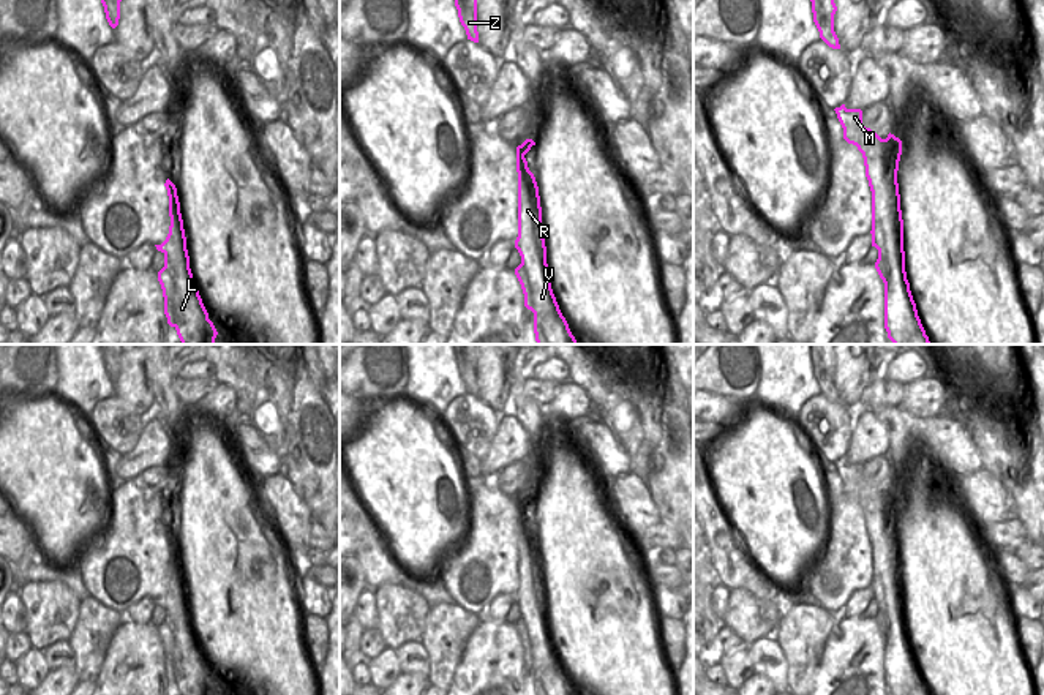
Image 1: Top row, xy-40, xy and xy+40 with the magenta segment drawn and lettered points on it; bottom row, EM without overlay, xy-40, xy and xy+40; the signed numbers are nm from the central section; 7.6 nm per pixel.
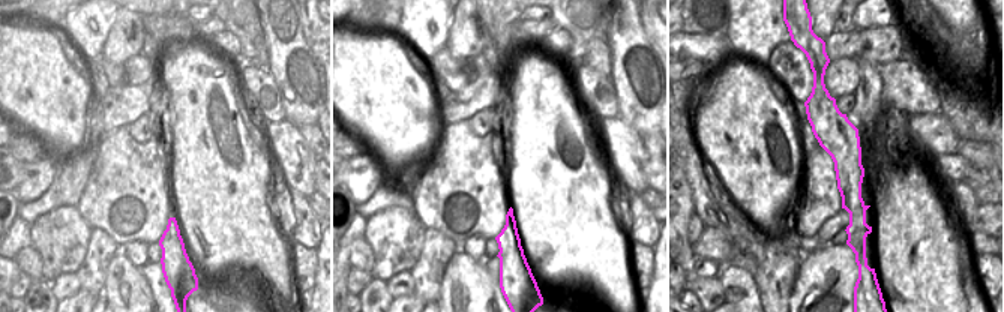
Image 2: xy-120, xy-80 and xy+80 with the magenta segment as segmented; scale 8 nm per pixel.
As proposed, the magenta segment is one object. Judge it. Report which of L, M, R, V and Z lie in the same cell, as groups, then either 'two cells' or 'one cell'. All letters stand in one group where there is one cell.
L M R V Z | one cell

